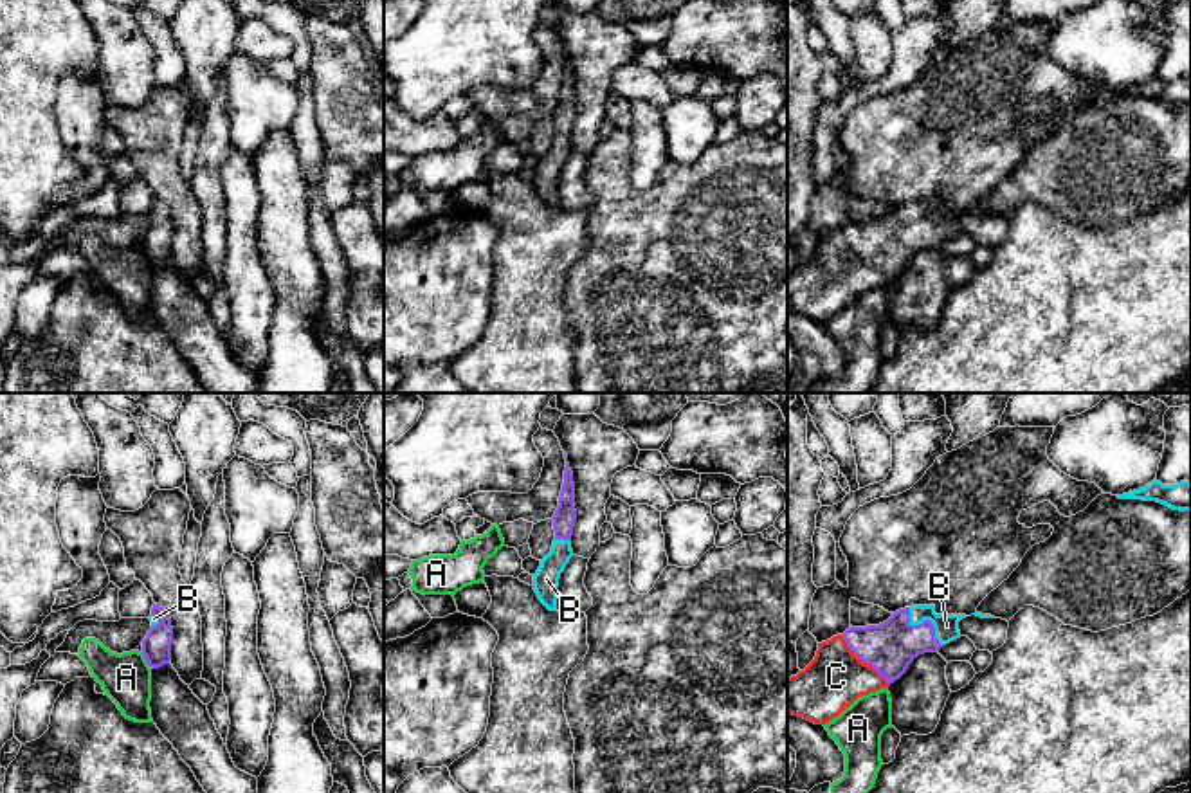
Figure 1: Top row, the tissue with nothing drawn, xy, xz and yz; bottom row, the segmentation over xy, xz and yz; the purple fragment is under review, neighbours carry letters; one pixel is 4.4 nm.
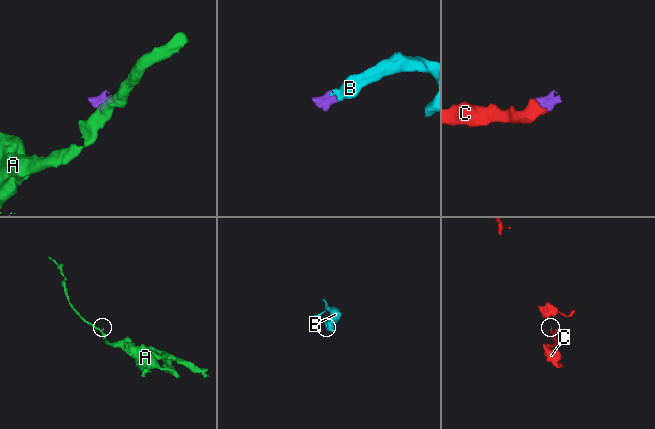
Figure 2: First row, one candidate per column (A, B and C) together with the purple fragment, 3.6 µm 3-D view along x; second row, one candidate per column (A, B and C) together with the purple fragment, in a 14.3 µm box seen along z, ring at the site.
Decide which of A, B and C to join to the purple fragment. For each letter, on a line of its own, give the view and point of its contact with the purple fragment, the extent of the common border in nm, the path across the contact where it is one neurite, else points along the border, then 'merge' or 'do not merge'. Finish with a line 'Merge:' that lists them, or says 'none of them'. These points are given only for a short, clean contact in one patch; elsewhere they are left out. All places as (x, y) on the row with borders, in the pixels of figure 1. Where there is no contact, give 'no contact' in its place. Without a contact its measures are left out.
A: meets purple in xy at (146, 660); contact 80 nm long; border along xy (141, 653), (150, 665); do not merge
B: meets purple in yz at (925, 620); contact 220 nm long; runs through yz (889, 647), (925, 620), (934, 626), (946, 626); merge
C: meets purple in yz at (863, 662); contact 300 nm long; runs through yz (889, 647), (863, 662), (847, 665), (836, 676); merge
Merge: B, C

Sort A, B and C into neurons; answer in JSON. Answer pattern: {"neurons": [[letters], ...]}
{"neurons": [["A"], ["B", "C"]]}

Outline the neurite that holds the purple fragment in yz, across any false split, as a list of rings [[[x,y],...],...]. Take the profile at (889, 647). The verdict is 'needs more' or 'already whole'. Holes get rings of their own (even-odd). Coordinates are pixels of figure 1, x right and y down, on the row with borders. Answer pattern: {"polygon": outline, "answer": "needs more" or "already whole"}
{"polygon": [[[912,606],[892,613],[879,625],[849,627],[843,634],[818,643],[814,660],[787,678],[787,712],[814,725],[827,725],[858,697],[888,688],[919,654],[937,652],[960,638],[962,618],[966,615],[937,615],[935,606]]], "answer": "needs more"}

